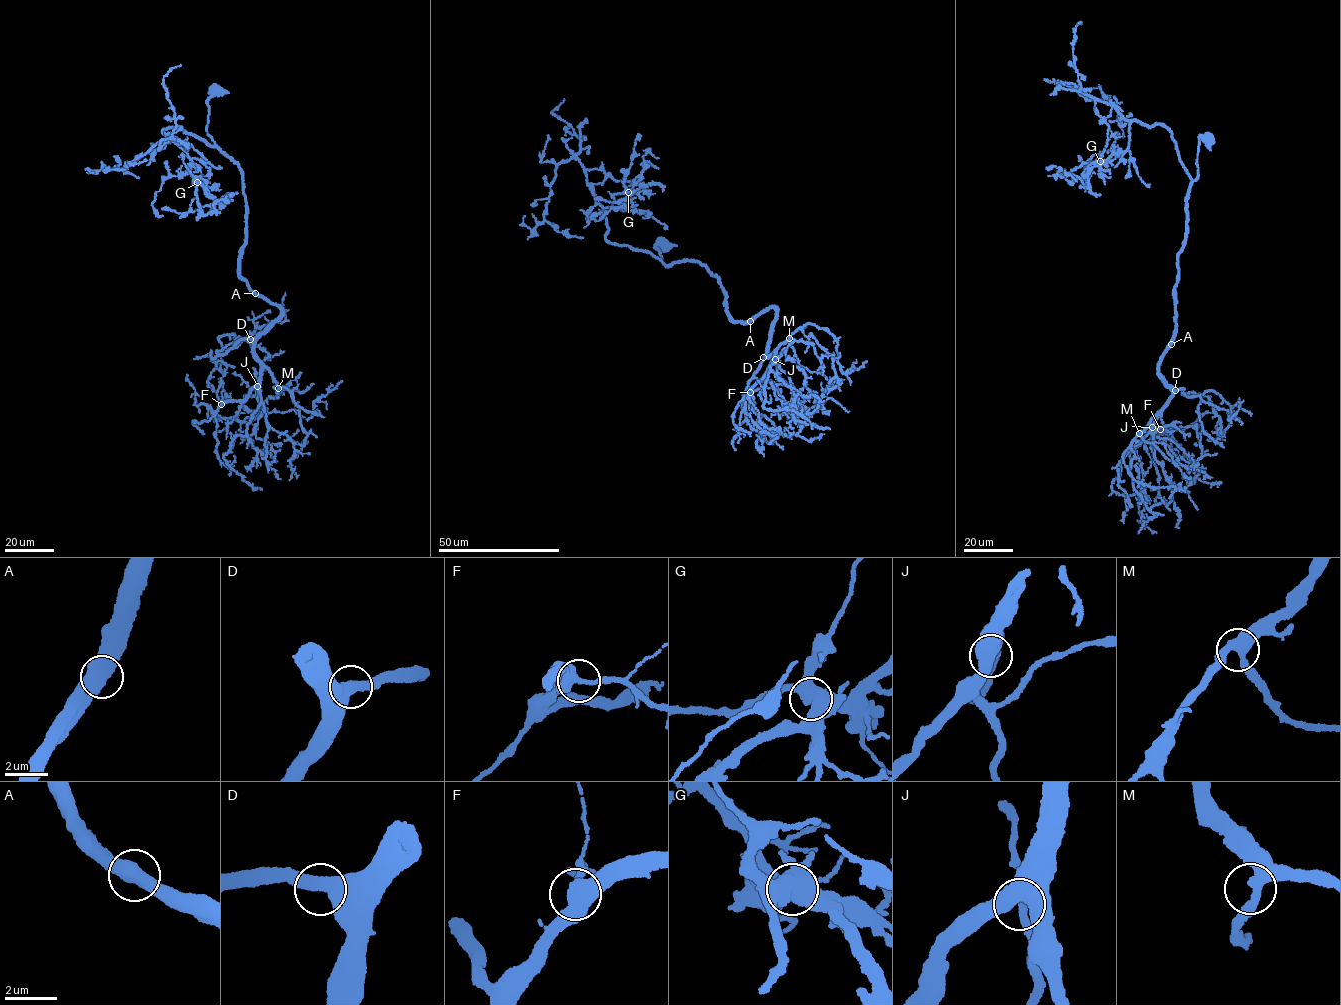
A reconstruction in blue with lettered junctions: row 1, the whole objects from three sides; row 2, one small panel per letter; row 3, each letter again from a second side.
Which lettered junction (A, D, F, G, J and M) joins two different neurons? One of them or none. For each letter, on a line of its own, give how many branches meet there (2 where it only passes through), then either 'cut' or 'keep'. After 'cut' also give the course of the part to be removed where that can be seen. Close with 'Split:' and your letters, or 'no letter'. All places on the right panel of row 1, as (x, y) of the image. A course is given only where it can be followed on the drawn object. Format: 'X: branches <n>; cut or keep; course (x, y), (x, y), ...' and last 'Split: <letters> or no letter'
A: branches 2; keep
D: branches 2; keep
F: branches 2; keep
G: branches 2; keep
J: branches 2; keep
M: branches 2; keep
Split: no letter

